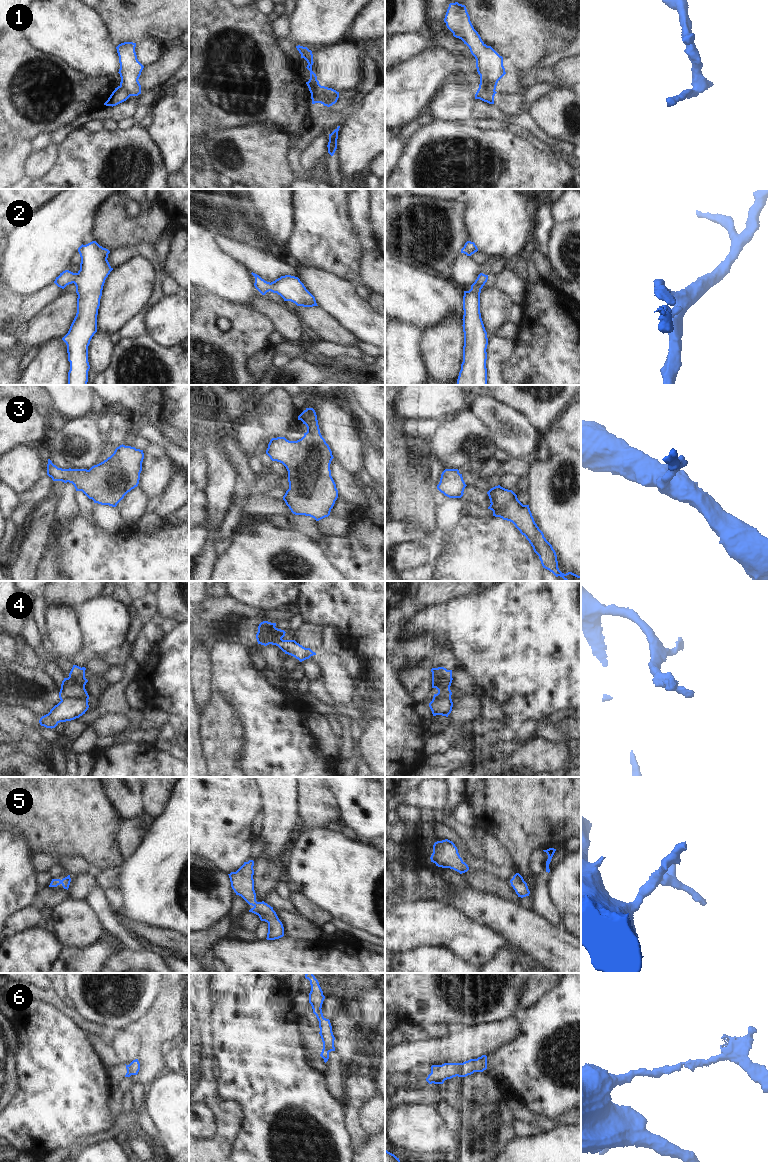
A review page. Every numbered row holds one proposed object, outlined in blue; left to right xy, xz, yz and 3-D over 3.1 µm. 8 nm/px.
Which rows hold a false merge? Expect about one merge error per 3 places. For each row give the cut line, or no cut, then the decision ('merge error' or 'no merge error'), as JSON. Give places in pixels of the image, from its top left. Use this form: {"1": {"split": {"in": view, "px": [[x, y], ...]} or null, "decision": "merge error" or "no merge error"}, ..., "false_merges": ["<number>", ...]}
{"1": {"split": {"in": "xz", "px": [[321, 86], [321, 92], [318, 96], [320, 102]]}, "decision": "merge error"}, "2": {"split": null, "decision": "no merge error"}, "3": {"split": null, "decision": "no merge error"}, "4": {"split": {"in": "xy", "px": [[87, 699], [64, 698], [61, 700]]}, "decision": "merge error"}, "5": {"split": null, "decision": "no merge error"}, "6": {"split": {"in": "yz", "px": [[462, 1063], [456, 1075]]}, "decision": "merge error"}, "false_merges": ["1", "4", "6"]}

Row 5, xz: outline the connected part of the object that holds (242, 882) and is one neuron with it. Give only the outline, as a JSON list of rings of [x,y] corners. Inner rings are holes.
[[[249,860],[236,871],[229,875],[231,887],[236,895],[241,896],[249,905],[253,907],[249,910],[259,916],[261,921],[268,923],[267,940],[275,940],[284,936],[284,927],[279,920],[273,907],[262,902],[256,901],[256,893],[254,890],[254,861]]]

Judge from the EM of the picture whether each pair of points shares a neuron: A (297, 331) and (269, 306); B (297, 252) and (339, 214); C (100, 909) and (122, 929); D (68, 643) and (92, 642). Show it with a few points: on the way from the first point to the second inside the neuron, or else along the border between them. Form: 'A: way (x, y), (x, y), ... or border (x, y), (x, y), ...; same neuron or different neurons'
A: way (290, 327), (276, 313); same neuron
B: way (307, 246), (329, 224); same neuron
C: way (105, 914), (117, 926); same neuron
D: border (77, 619), (80, 625), (83, 648); different neurons

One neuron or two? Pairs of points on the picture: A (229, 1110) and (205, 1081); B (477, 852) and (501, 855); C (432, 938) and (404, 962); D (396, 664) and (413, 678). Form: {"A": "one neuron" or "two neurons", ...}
{"A": "one neuron", "B": "two neurons", "C": "two neurons", "D": "two neurons"}

